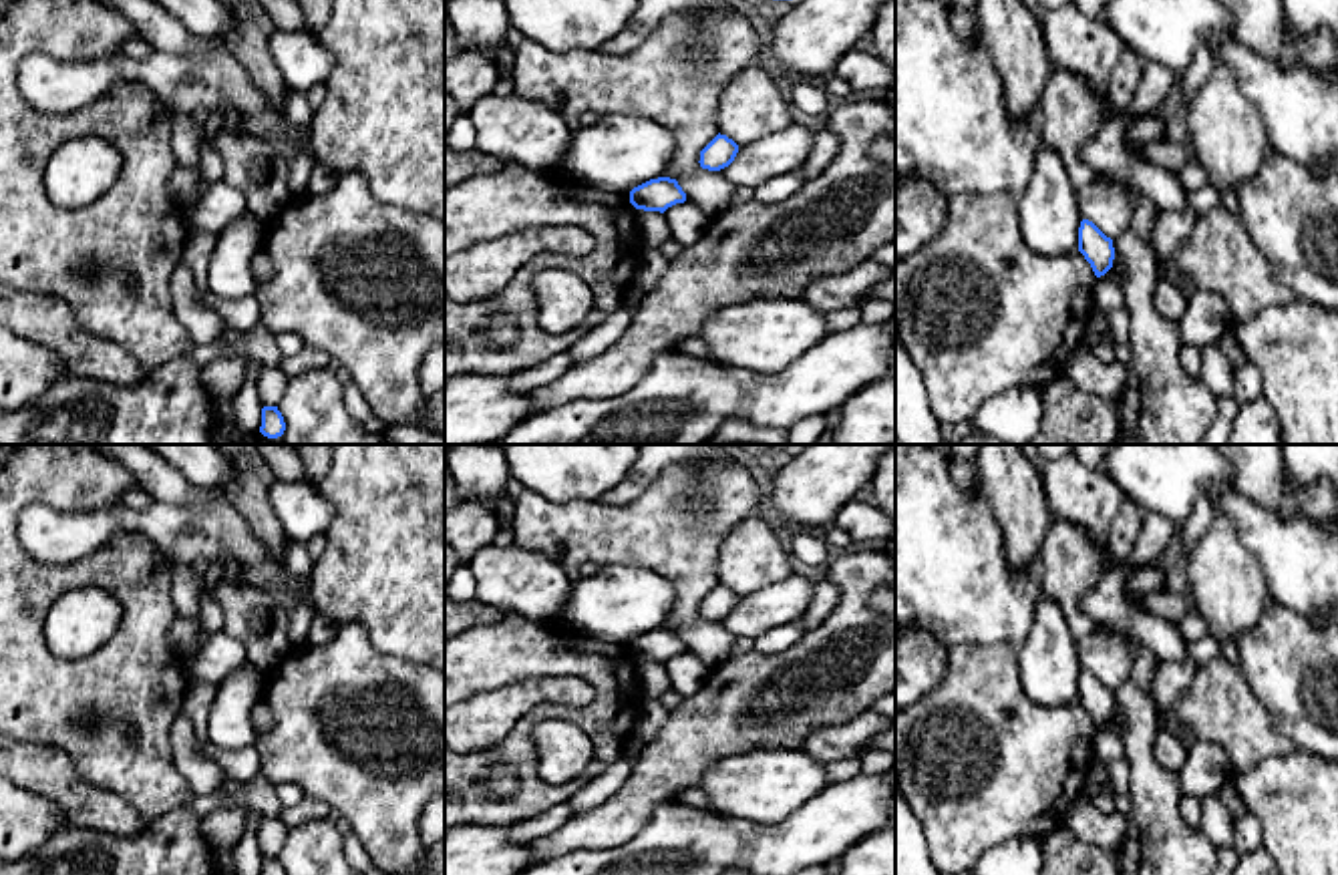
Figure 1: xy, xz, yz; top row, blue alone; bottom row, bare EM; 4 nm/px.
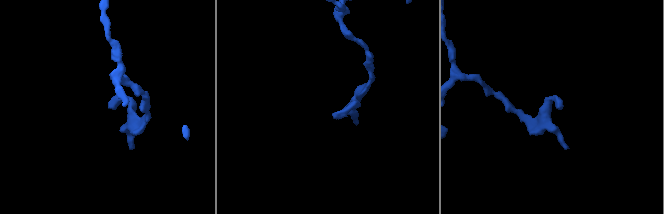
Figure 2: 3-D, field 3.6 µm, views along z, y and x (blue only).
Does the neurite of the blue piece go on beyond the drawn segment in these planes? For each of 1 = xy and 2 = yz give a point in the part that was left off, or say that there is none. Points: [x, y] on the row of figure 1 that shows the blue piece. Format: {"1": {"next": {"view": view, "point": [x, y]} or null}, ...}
{"1": {"next": null}, "2": {"next": null}}

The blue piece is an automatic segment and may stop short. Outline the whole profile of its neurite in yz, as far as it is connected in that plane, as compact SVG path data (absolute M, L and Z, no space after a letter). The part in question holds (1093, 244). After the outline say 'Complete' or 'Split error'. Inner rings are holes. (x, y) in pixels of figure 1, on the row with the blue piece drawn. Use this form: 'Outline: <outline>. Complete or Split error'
Outline: M1082 219L1078 227L1078 251L1091 264L1097 278L1105 276L1113 268L1113 239L1089 219Z. Complete

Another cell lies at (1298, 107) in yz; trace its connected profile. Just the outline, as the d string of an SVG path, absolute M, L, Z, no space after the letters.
M1105 0L1103 20L1143 62L1165 64L1179 78L1193 62L1195 50L1207 44L1215 62L1229 68L1241 93L1258 107L1272 151L1316 171L1332 165L1338 173L1338 68L1314 72L1253 52L1237 40L1231 18L1217 0Z

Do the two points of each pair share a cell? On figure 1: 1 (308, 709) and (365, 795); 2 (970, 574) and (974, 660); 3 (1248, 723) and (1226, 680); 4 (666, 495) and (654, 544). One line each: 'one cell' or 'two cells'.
1: one cell
2: two cells
3: one cell
4: one cell

